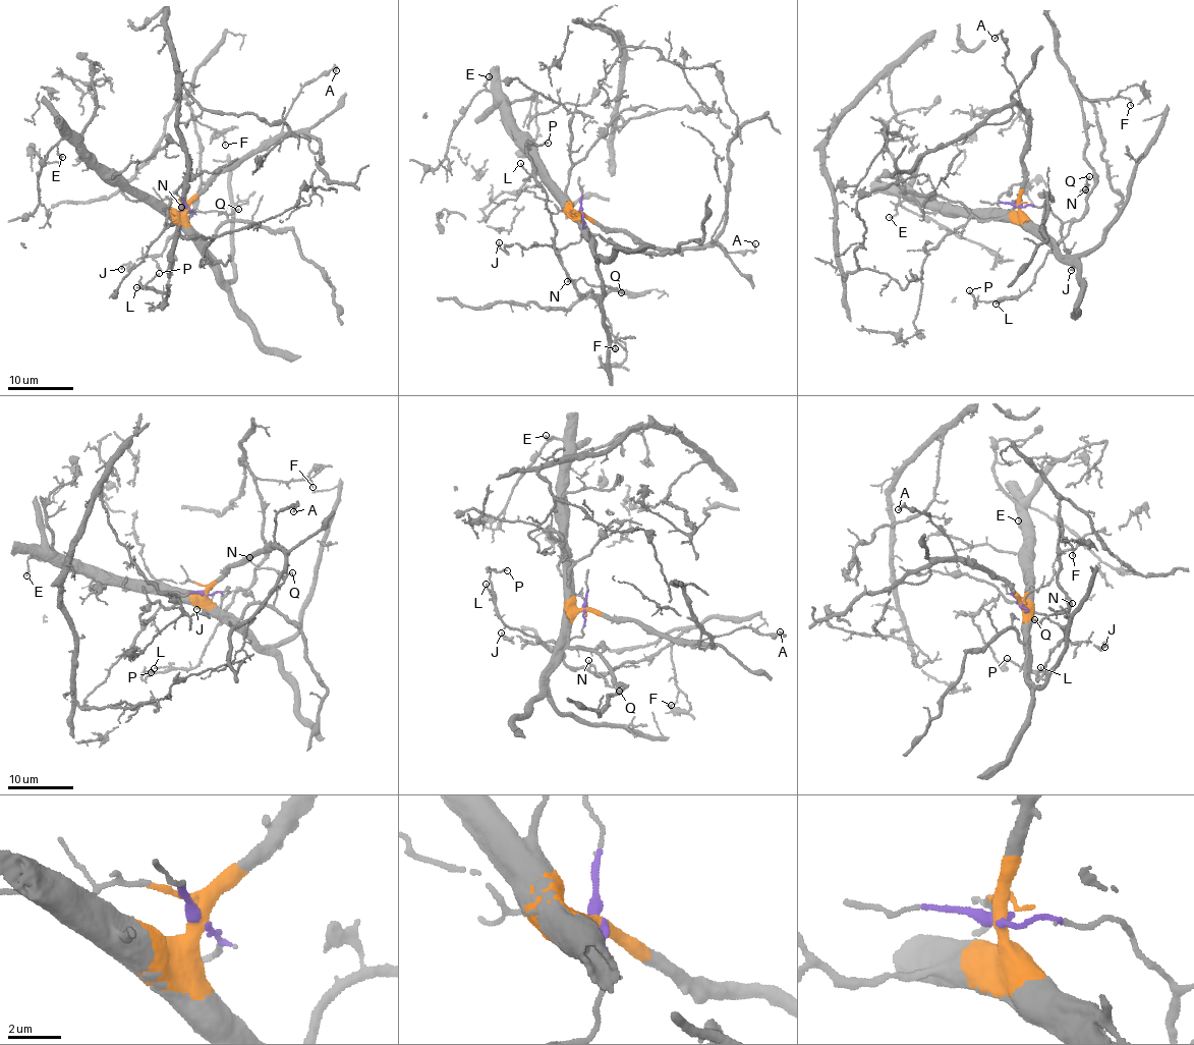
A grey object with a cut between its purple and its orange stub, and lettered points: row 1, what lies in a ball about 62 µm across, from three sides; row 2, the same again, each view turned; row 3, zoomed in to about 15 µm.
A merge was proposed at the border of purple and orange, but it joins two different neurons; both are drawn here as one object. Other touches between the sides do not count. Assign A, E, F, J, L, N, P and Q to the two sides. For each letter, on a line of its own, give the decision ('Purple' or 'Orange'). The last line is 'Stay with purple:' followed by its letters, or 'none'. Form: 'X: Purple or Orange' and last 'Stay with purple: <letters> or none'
A: Orange
E: Orange
F: Purple
J: Purple
L: Purple
N: Purple
P: Purple
Q: Purple
Stay with purple: F, J, L, N, P, Q

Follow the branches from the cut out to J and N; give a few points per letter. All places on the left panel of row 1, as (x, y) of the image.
J: (186, 208), (191, 215), (159, 255), (145, 256), (121, 269)
N: (186, 208), (191, 215), (184, 219), (176, 231), (181, 235), (191, 212), (181, 207)

